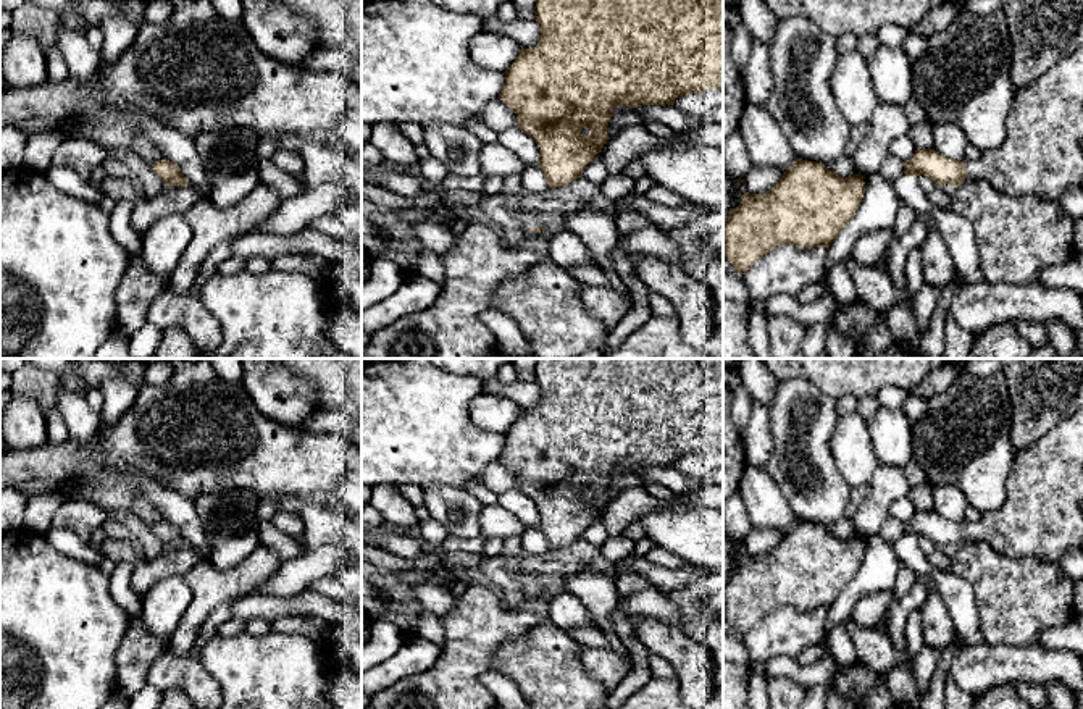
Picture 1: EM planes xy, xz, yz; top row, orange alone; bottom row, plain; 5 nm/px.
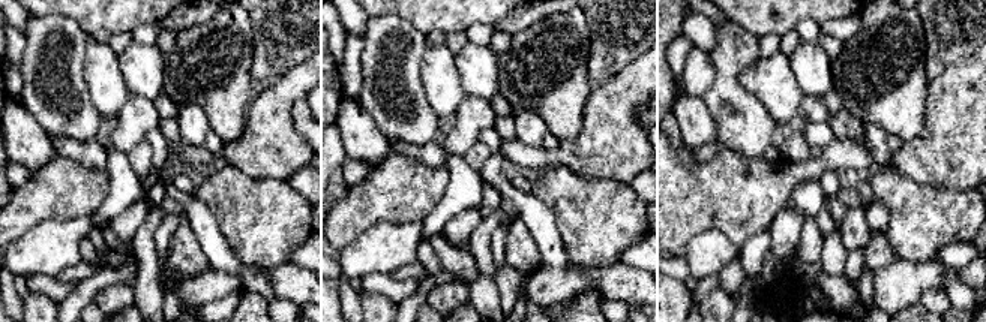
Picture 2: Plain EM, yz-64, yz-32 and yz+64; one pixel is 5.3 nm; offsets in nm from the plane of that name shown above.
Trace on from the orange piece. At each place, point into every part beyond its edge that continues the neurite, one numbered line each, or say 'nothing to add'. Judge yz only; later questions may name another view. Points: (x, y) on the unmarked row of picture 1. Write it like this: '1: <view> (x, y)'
1: yz (1041, 517)

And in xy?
nothing to add

